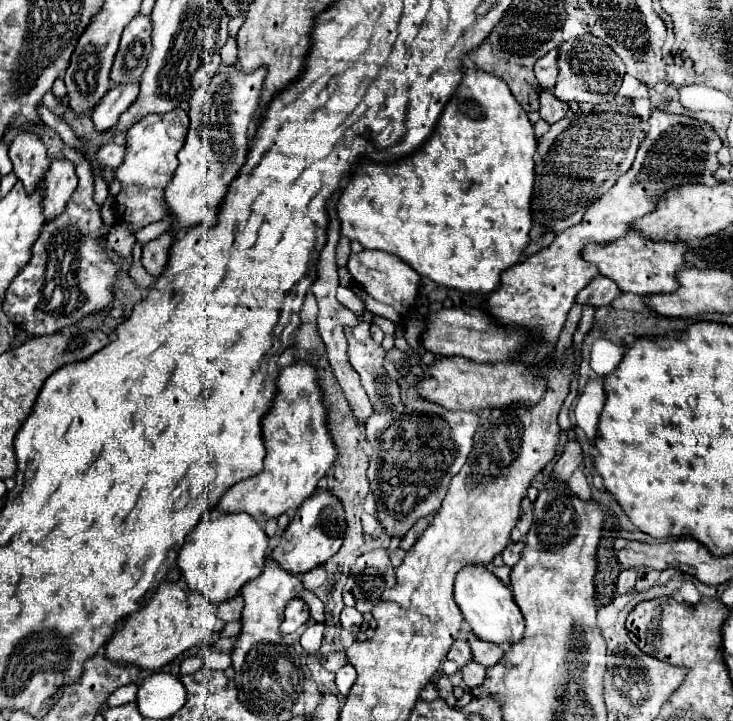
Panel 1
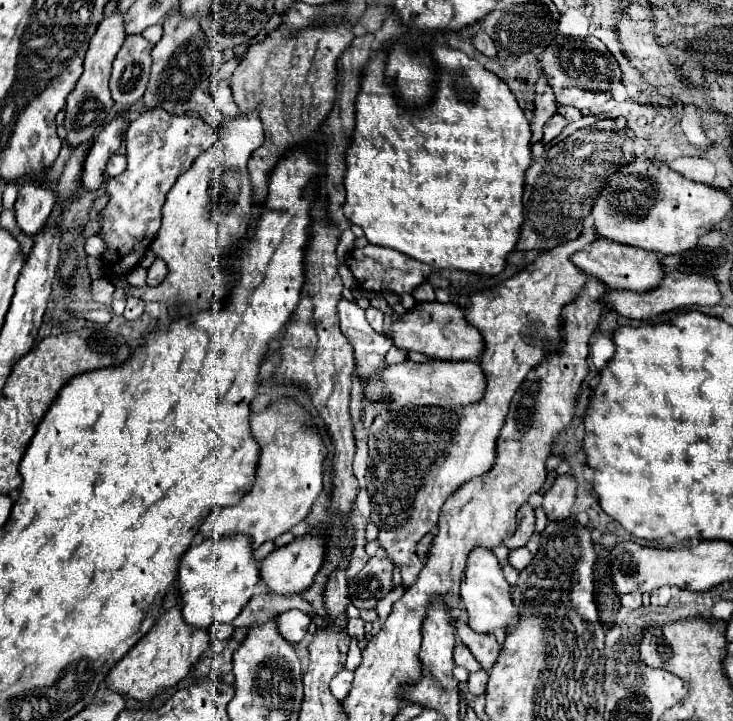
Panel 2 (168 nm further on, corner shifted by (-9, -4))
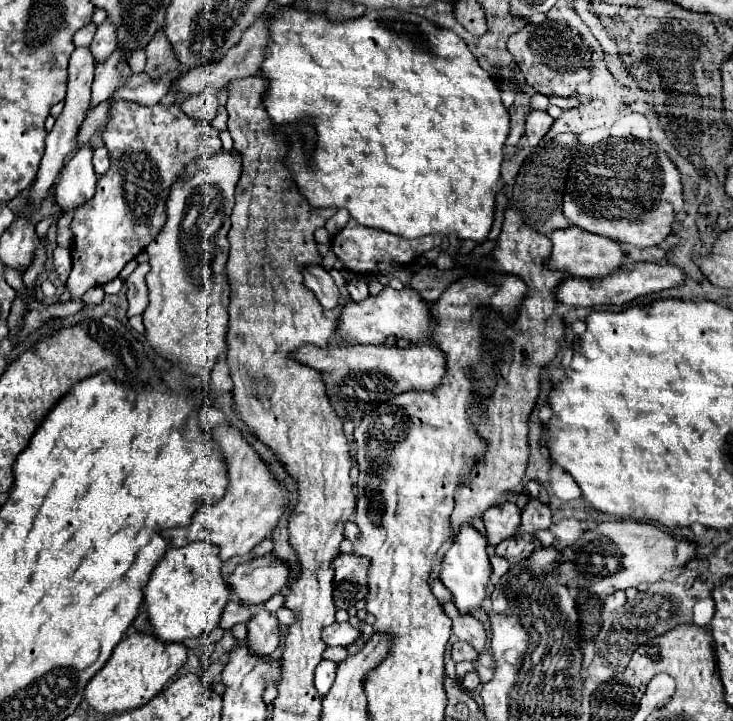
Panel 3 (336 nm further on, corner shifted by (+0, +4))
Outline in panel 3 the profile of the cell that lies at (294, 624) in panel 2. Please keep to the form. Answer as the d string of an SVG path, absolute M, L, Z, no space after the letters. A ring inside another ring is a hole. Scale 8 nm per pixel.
M261 609L247 623L247 647L255 655L269 657L279 645L279 623L275 615Z

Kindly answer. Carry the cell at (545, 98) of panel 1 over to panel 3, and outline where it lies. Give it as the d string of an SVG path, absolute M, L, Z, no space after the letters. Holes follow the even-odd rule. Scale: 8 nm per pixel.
M531 111L527 115L527 125L525 125L525 141L531 147L537 147L539 141L545 137L545 133L551 129L553 119L547 115L547 111Z

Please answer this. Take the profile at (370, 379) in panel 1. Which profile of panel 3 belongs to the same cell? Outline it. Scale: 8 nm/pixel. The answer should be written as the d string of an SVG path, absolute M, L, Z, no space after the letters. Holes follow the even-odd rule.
M307 265L303 269L303 285L315 293L325 309L335 309L339 305L339 289L323 265Z

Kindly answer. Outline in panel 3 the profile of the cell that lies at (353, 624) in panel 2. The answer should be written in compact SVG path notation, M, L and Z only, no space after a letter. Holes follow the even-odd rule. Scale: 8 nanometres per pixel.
M333 623L327 629L323 629L323 641L327 645L351 645L359 633L363 631L363 627L351 627L349 623Z

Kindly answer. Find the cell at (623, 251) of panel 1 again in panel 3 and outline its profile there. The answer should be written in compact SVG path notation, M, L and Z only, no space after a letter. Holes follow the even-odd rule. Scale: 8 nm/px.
M575 225L551 233L551 243L553 243L553 251L551 251L551 257L547 259L547 265L551 265L551 269L555 267L555 269L561 269L561 271L565 271L569 275L575 275L575 277L603 277L603 275L609 275L609 273L619 269L621 259L625 257L625 253L621 251L617 241L599 237L595 233L587 233L585 229L579 229Z

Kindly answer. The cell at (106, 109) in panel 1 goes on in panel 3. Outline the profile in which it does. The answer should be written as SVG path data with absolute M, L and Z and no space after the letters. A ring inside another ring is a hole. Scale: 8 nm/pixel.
M79 147L61 171L61 179L55 185L55 203L63 213L75 211L95 195L97 175L93 171L91 155L91 147Z

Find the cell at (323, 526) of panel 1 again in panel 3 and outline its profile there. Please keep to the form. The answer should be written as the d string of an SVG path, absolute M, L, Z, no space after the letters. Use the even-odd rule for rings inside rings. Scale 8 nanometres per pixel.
M273 555L257 557L249 563L241 563L227 577L231 593L243 605L259 605L279 593L291 581L289 567Z

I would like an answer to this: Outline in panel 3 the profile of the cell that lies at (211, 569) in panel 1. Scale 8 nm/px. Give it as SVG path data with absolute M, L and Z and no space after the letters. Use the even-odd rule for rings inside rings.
M189 543L185 547L167 549L143 587L143 605L151 631L159 641L181 643L187 637L199 637L217 627L231 595L221 577L221 565L219 549L209 543Z

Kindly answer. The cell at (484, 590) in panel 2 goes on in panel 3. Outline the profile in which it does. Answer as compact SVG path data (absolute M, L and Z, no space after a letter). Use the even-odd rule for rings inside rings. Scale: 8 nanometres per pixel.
M461 525L451 547L445 551L439 573L441 583L451 591L453 601L461 613L469 613L471 607L479 607L483 603L483 599L487 597L485 585L489 577L491 577L491 565L487 555L487 539L473 525Z

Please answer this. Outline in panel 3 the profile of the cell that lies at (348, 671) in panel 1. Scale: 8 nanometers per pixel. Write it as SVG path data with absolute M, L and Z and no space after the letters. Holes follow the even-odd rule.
M321 661L315 669L315 689L319 691L321 697L327 695L327 691L331 689L333 681L335 681L335 669L337 669L337 663L333 661Z

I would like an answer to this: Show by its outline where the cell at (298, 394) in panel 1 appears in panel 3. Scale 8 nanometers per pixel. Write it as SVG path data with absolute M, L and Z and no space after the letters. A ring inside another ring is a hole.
M219 425L211 431L211 437L215 445L221 449L221 457L227 465L227 491L217 505L201 505L193 515L191 525L167 529L163 531L163 535L173 547L183 547L193 541L205 541L209 545L215 545L219 547L221 561L227 561L235 555L249 553L257 543L271 535L279 517L285 511L287 491L273 479L265 463L247 445L247 441L241 437L237 429L229 425Z

